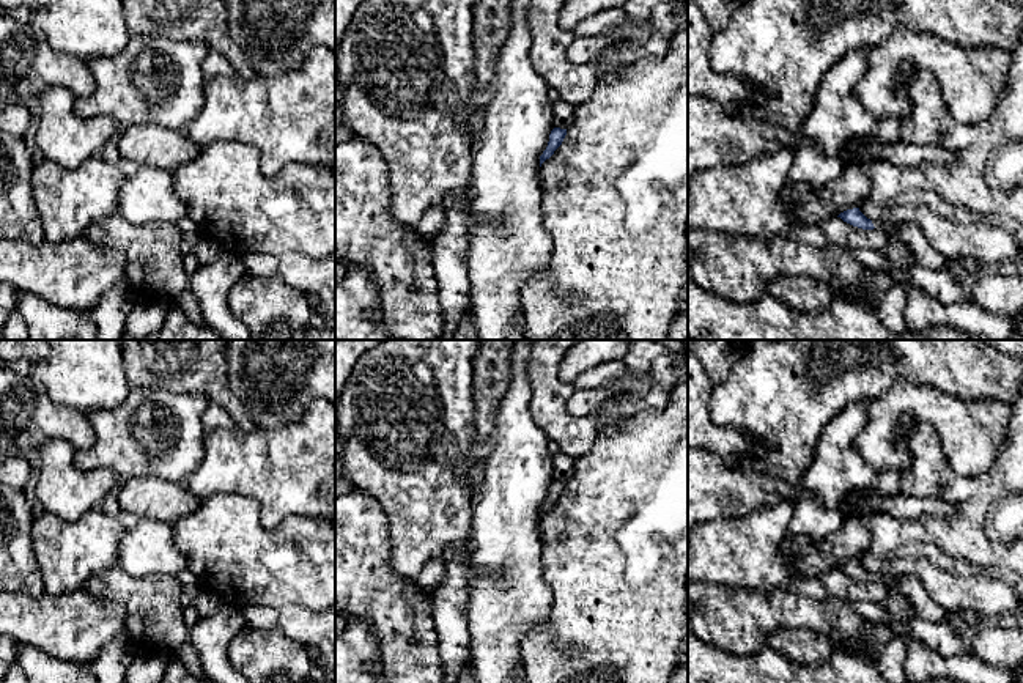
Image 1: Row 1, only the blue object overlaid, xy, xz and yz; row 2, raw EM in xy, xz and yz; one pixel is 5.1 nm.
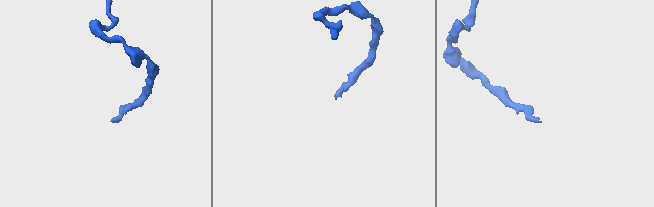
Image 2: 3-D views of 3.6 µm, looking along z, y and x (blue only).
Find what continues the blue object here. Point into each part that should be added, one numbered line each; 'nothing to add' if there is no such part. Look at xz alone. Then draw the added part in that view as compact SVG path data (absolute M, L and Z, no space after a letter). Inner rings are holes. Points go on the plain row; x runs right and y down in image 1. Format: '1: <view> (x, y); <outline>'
nothing to add

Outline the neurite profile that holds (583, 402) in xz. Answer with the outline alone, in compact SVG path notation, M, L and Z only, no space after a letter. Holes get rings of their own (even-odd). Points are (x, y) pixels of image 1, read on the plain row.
M625 371L620 378L596 389L576 389L567 403L567 411L571 417L592 414L608 400L619 397L641 397L650 390L650 382L645 373Z

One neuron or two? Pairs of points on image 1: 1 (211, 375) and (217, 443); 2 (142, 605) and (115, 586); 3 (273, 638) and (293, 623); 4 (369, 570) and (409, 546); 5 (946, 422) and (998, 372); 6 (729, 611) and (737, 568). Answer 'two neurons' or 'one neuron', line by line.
1: two neurons
2: one neuron
3: two neurons
4: two neurons
5: two neurons
6: two neurons

